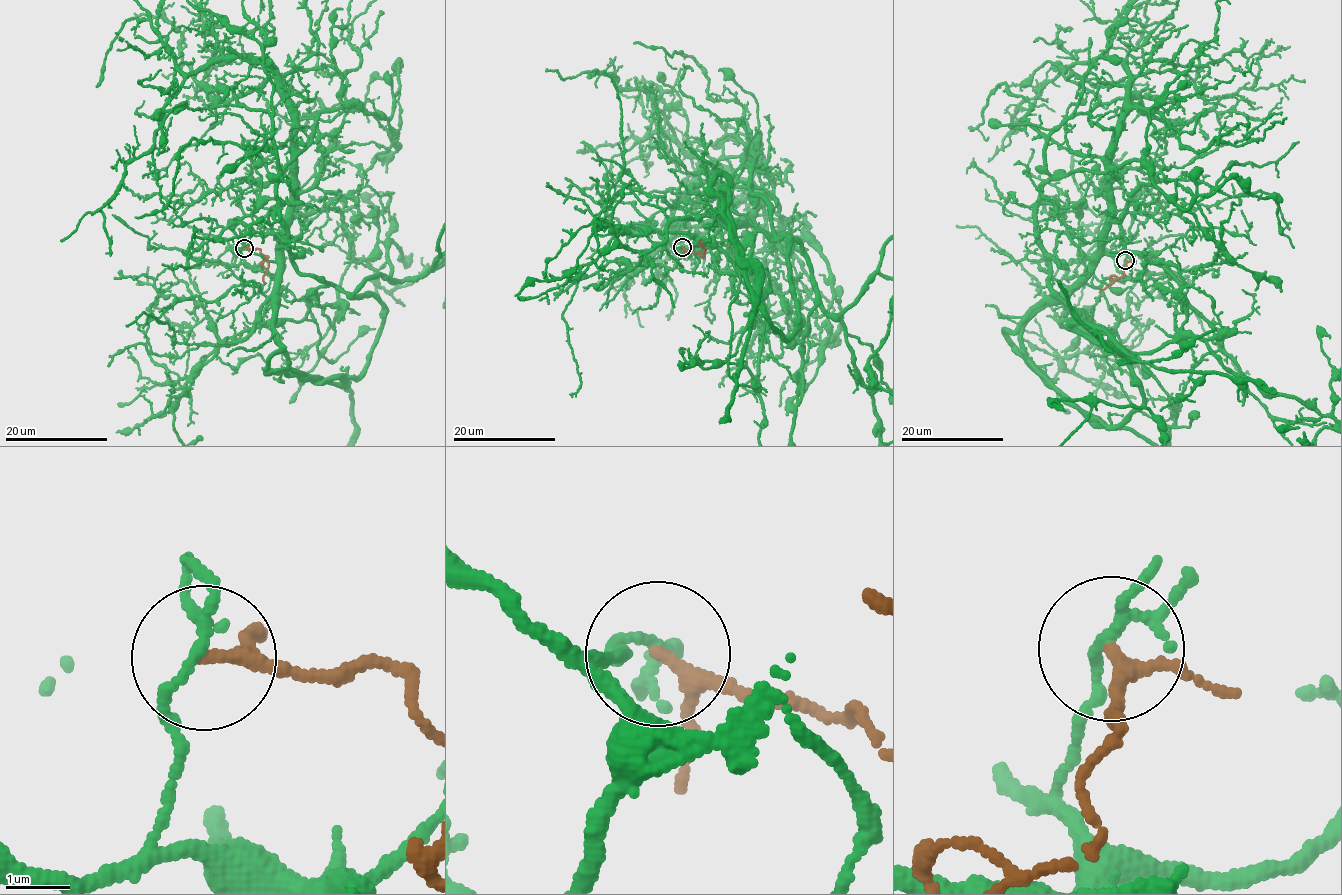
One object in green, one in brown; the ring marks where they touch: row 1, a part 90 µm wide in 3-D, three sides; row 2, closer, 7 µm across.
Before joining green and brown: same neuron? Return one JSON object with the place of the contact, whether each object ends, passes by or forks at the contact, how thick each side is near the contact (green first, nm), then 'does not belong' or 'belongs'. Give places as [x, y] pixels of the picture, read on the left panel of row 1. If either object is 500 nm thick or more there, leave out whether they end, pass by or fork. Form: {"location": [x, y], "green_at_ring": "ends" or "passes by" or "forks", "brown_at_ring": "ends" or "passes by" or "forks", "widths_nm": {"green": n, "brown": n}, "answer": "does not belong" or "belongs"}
{"location": [244, 248], "green_at_ring": "forks", "brown_at_ring": "passes by", "widths_nm": {"green": 140, "brown": 180}, "answer": "does not belong"}

